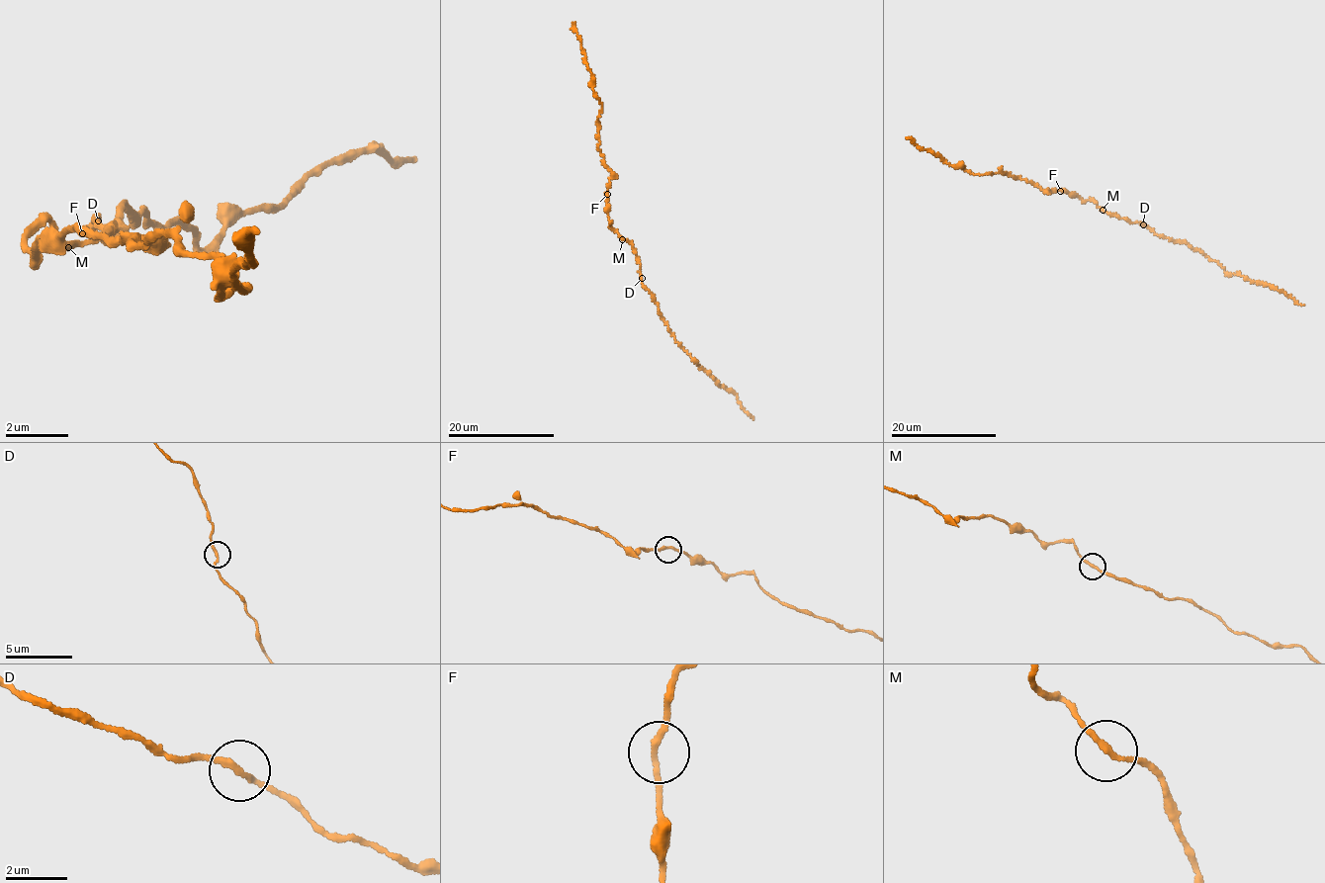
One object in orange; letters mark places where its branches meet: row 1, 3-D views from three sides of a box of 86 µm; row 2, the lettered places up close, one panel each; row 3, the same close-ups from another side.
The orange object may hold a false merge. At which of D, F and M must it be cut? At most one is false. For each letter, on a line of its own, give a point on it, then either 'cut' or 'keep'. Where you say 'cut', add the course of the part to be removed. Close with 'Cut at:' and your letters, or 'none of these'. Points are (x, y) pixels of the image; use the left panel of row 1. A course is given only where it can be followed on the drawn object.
D: (98, 220) | cut | (95, 221), (81, 227), (124, 233), (121, 200), (139, 215), (203, 248), (312, 172), (367, 145), (416, 158)
F: (82, 233) | keep
M: (68, 247) | keep
Cut at: D

